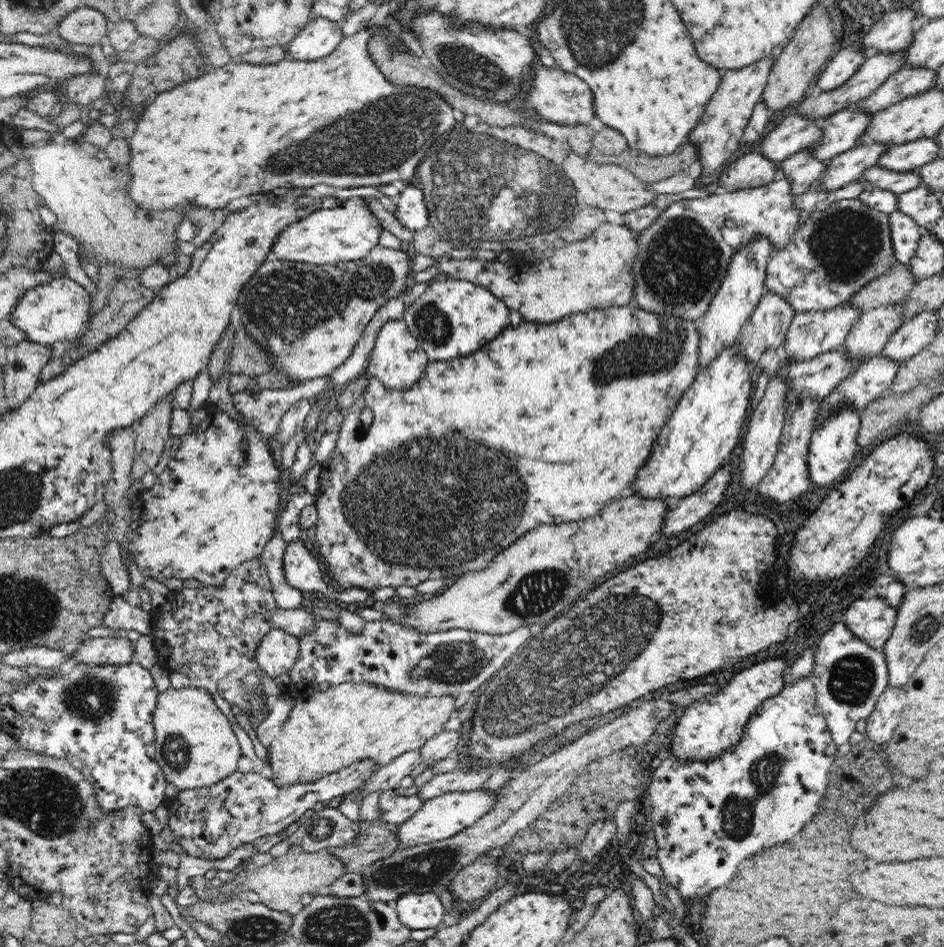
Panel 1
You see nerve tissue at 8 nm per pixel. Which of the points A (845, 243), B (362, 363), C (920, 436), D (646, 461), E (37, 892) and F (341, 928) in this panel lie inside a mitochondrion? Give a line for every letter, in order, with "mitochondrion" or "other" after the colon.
A: mitochondrion
B: other
C: other
D: other
E: other
F: mitochondrion

